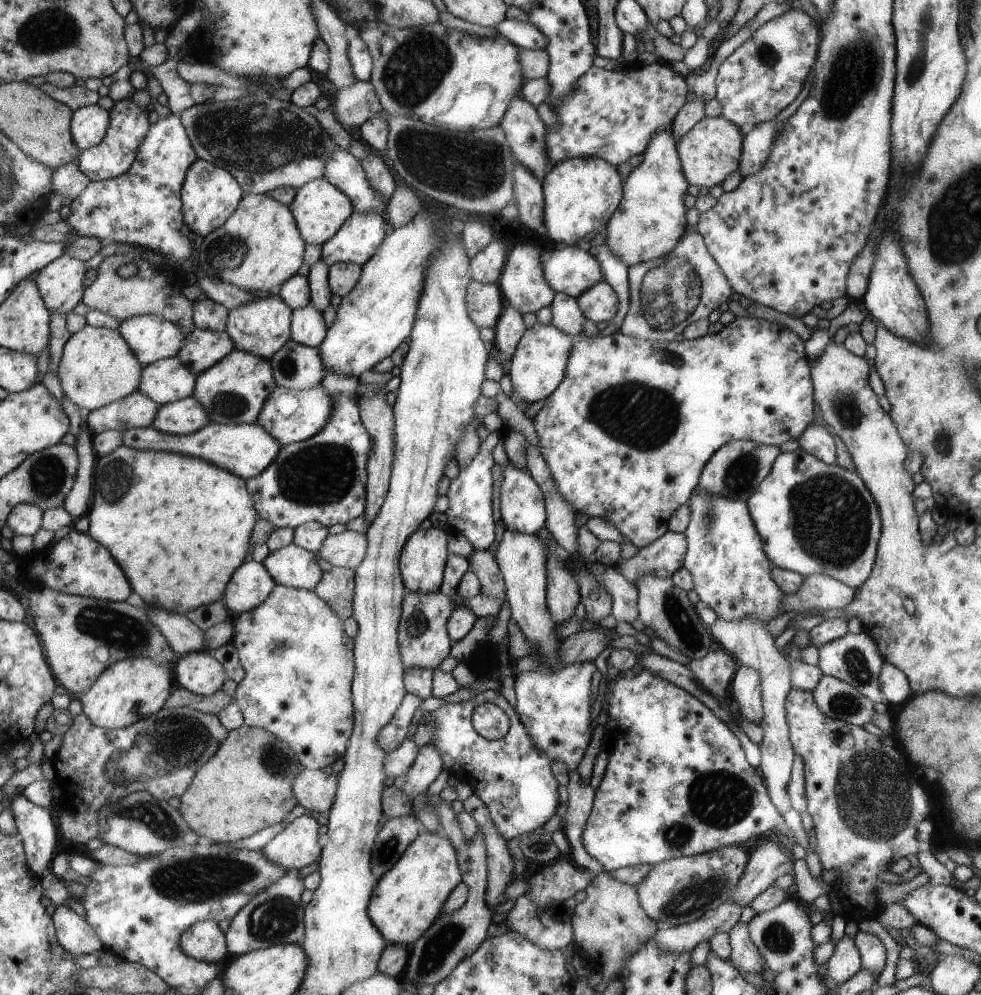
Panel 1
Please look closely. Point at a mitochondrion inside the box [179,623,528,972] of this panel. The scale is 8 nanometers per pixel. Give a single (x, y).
(275, 918)

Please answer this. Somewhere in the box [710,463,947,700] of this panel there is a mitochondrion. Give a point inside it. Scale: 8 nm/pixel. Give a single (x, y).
(831, 520)

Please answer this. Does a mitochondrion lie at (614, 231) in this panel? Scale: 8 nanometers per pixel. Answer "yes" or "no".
no

